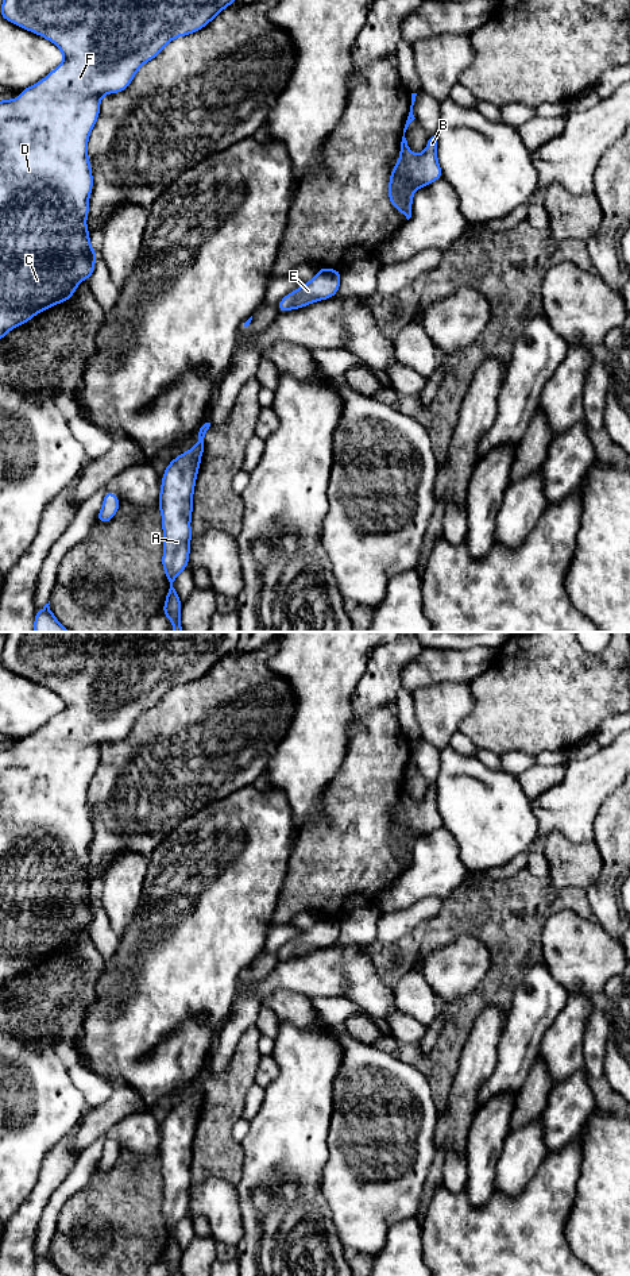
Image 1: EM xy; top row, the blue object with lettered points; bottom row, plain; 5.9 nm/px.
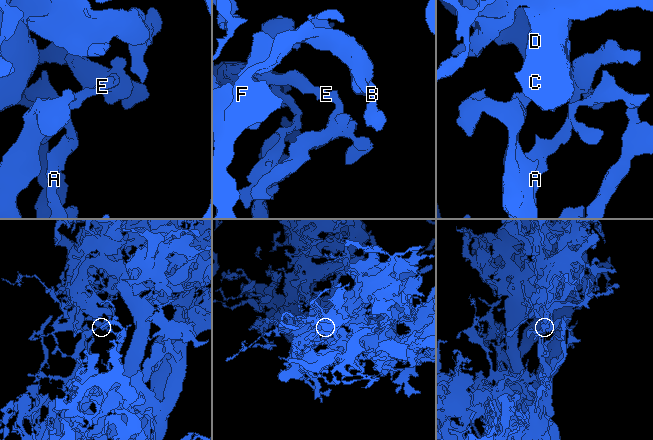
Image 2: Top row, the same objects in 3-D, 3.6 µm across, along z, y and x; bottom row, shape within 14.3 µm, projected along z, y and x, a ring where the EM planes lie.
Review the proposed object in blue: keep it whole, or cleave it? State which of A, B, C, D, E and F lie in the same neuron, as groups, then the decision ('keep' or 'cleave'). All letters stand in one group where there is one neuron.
A B C D E F | keep

